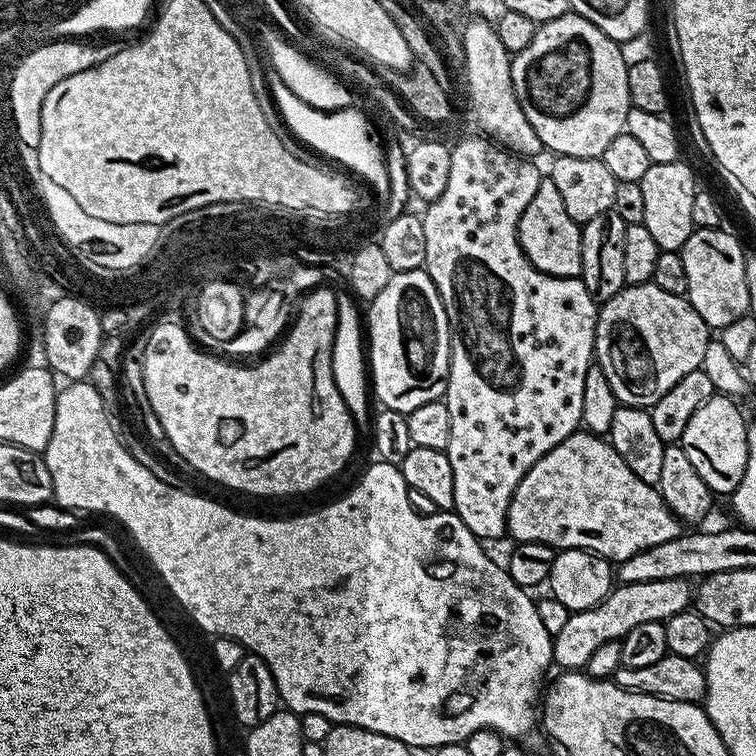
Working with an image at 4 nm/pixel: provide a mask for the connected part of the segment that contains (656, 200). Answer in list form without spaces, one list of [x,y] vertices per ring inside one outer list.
[[[678,159],[674,162],[652,164],[650,170],[646,170],[646,174],[642,174],[640,179],[642,199],[646,209],[643,224],[646,230],[650,230],[650,235],[653,236],[654,242],[658,242],[662,252],[679,252],[686,238],[690,238],[690,234],[694,231],[692,215],[698,185],[691,166],[684,163],[683,159]]]

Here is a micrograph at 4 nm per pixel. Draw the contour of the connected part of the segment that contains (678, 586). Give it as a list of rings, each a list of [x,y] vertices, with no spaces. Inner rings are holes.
[[[663,580],[662,582],[634,582],[613,587],[607,598],[590,610],[573,612],[566,627],[552,642],[552,658],[564,670],[584,670],[590,662],[590,654],[602,646],[602,642],[623,640],[634,626],[646,622],[663,622],[674,614],[689,611],[694,600],[694,588],[688,580]]]

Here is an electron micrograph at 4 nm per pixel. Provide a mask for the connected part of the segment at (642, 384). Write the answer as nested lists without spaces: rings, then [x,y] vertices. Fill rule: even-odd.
[[[651,282],[629,284],[599,305],[596,313],[594,364],[602,370],[602,374],[606,374],[606,382],[610,382],[610,390],[614,390],[617,405],[651,410],[654,402],[658,402],[658,398],[662,398],[670,386],[675,386],[681,378],[686,378],[686,374],[701,367],[709,341],[708,323],[685,297],[666,294],[666,290]]]

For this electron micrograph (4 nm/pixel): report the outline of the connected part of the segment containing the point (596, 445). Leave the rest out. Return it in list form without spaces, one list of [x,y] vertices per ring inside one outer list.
[[[577,430],[570,433],[562,442],[558,442],[558,446],[554,446],[554,450],[550,450],[545,456],[538,458],[538,462],[534,462],[534,466],[530,466],[530,470],[518,482],[518,486],[510,498],[510,506],[508,507],[507,535],[509,537],[513,536],[513,541],[522,544],[526,542],[542,542],[557,550],[581,548],[584,552],[592,552],[595,556],[603,556],[609,562],[625,560],[642,550],[646,550],[650,546],[658,546],[662,542],[670,542],[674,538],[678,538],[681,534],[682,525],[680,519],[666,506],[659,487],[654,484],[642,482],[642,478],[638,478],[638,474],[634,474],[634,470],[630,470],[630,466],[626,466],[626,462],[622,462],[618,450],[614,450],[611,442],[605,439],[603,435],[587,430]]]

